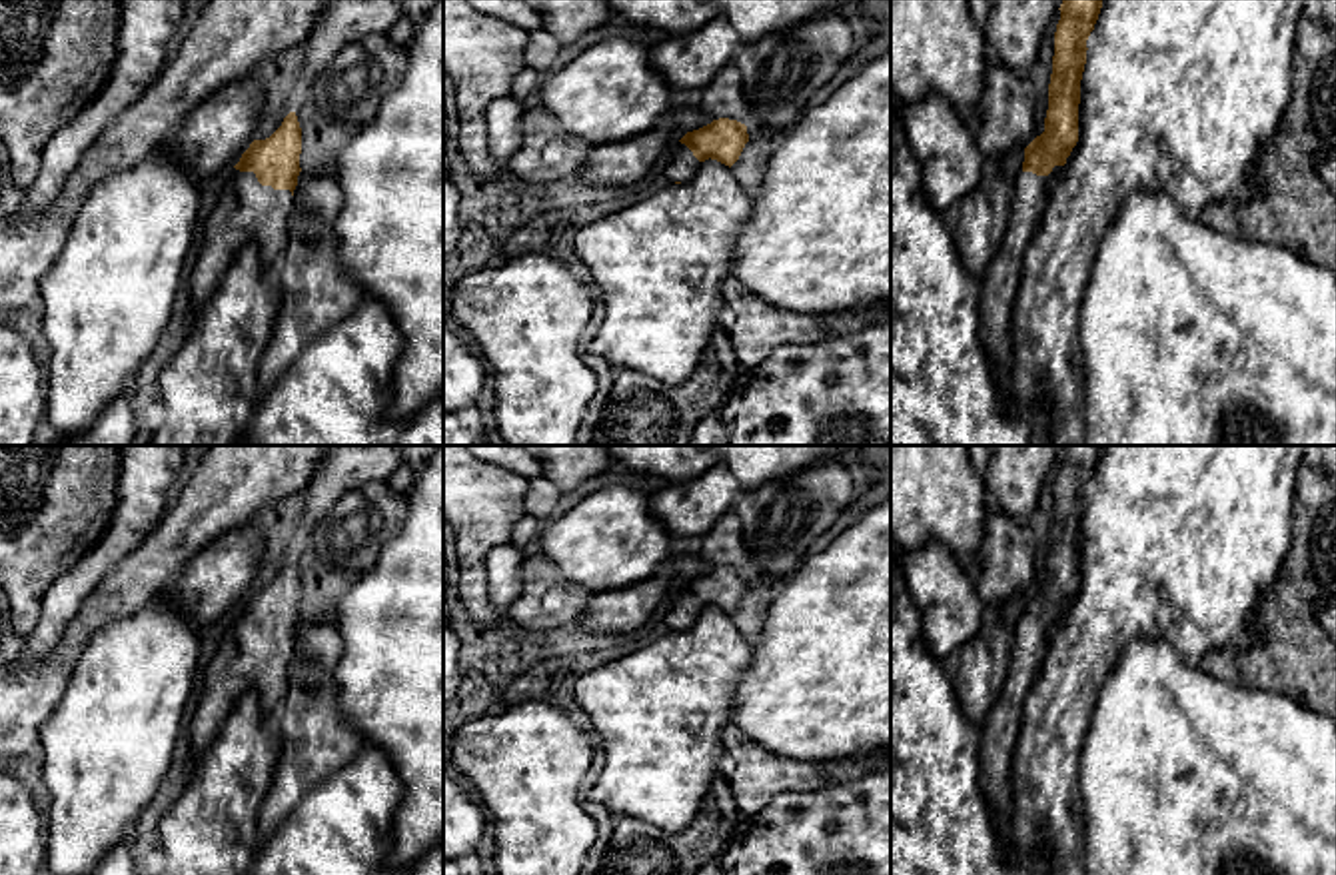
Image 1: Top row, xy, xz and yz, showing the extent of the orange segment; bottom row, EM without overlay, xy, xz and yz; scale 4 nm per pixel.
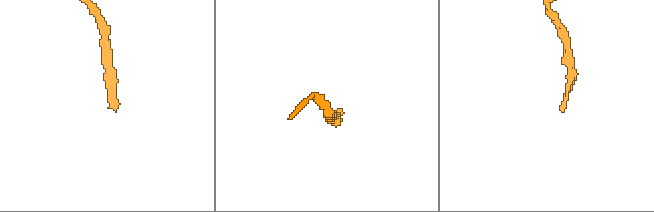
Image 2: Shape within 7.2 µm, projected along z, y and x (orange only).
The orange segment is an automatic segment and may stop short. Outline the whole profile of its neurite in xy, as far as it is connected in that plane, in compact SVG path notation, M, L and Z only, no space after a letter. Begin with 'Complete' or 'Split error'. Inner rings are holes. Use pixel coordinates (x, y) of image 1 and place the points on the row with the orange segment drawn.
Split error. M296 112L266 140L254 140L234 166L204 226L202 252L192 274L190 308L200 312L236 256L256 246L262 268L276 274L294 208L302 154Z

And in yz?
Split error. M1062 0L1054 32L1052 74L1044 132L1024 148L1024 162L1012 184L1002 244L981 280L981 342L1001 380L1012 370L1010 314L1026 250L1042 226L1052 180L1078 142L1080 80L1086 40L1102 0Z

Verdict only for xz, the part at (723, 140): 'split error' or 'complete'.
split error

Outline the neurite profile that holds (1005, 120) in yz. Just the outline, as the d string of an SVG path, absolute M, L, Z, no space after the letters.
M995 56L989 58L983 74L979 114L973 118L971 132L985 158L1024 150L1036 138L1030 80L1014 74Z

